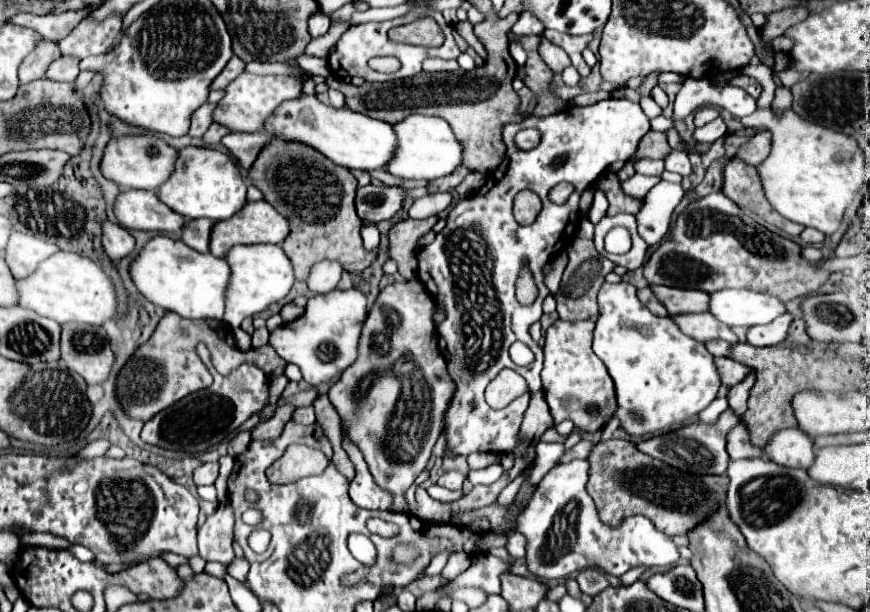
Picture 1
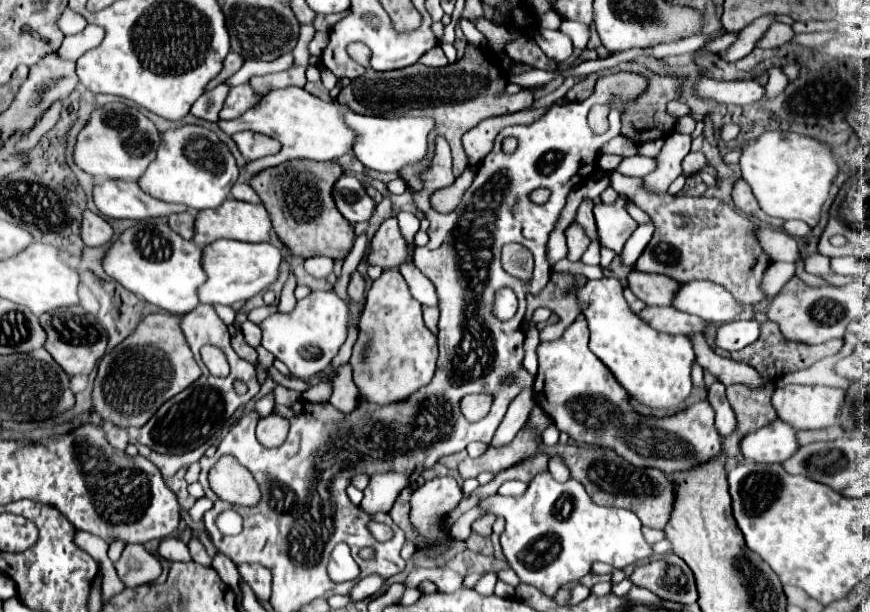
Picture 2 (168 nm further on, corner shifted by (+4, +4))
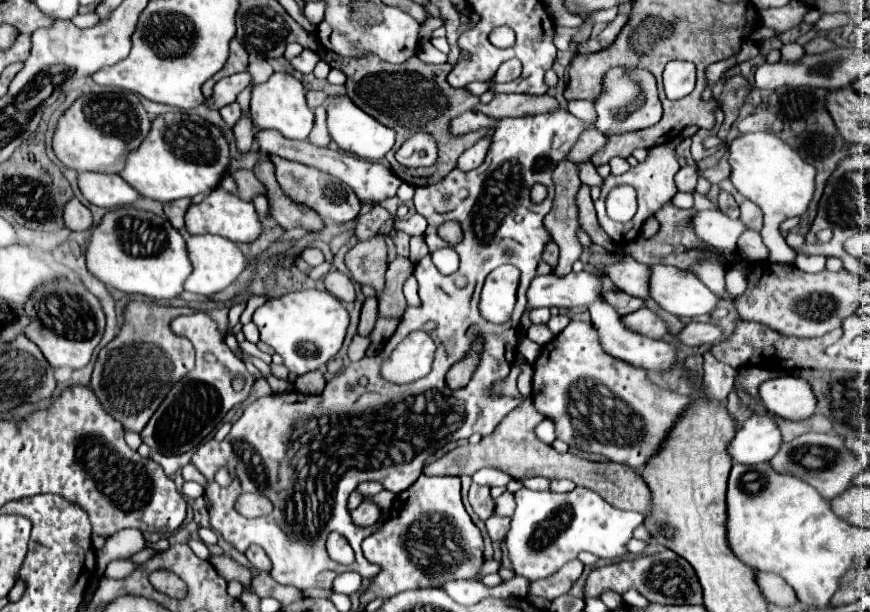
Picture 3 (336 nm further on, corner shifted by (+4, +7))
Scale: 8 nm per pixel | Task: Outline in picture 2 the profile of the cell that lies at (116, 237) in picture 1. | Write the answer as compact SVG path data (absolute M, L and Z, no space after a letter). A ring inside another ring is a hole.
M92 211L84 213L82 237L84 237L84 243L86 243L88 247L108 245L108 243L112 241L112 235L114 235L112 225L110 225L104 217L100 217L100 215L92 213Z

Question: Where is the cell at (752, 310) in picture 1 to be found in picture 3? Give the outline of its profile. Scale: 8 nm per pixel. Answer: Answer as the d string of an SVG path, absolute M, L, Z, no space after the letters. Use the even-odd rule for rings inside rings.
M650 266L648 290L650 298L660 308L678 318L710 314L718 304L718 296L708 290L692 272L676 270L674 266Z

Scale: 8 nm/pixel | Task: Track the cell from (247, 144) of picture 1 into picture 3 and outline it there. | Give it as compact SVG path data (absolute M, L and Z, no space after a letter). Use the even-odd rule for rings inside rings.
M260 130L256 134L256 140L258 140L262 152L278 154L282 158L288 158L288 160L318 168L322 172L328 172L328 174L340 178L342 182L346 182L354 190L354 194L358 196L358 200L362 204L372 204L374 206L374 204L382 202L382 200L386 200L386 198L392 198L396 194L398 186L402 184L402 180L392 172L392 168L382 164L382 162L368 162L368 160L362 160L362 158L346 154L346 152L336 152L336 150L330 150L330 148L316 148L310 142L288 140L278 130Z

